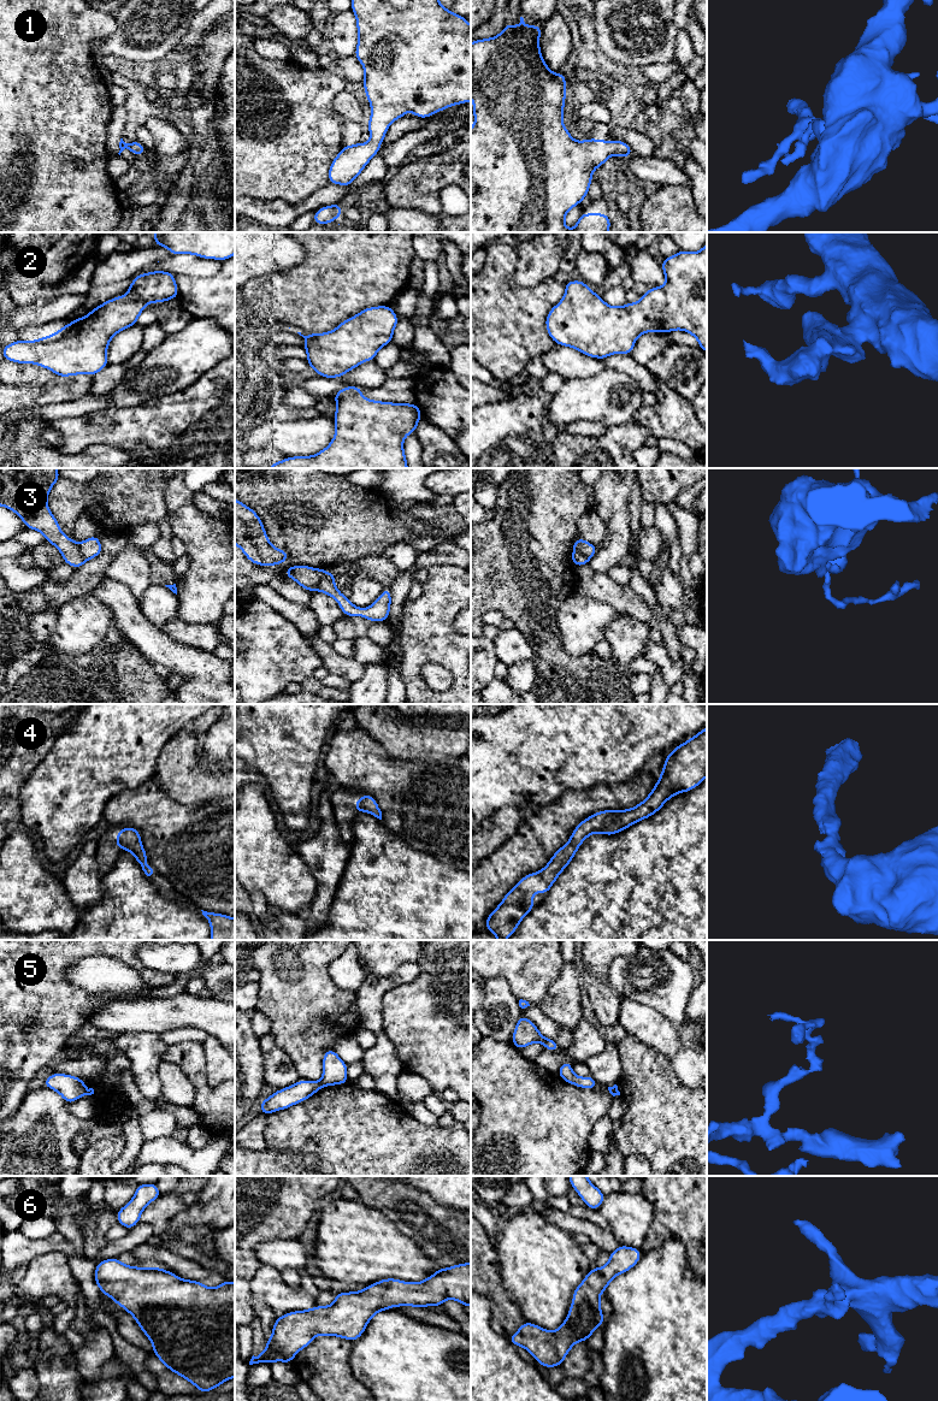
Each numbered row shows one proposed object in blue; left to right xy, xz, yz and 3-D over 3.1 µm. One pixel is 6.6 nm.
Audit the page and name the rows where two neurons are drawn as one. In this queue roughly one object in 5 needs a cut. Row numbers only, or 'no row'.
3, 5

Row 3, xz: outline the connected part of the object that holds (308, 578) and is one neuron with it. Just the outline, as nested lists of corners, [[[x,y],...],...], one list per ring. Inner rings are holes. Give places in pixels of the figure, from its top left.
[[[299,564],[291,566],[290,568],[283,572],[290,579],[294,579],[301,587],[306,589],[309,592],[317,590],[324,569],[312,568],[308,566]]]

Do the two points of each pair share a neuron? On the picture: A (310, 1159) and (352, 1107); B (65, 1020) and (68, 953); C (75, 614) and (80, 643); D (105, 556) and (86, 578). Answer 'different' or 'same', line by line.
A: different
B: same
C: same
D: same

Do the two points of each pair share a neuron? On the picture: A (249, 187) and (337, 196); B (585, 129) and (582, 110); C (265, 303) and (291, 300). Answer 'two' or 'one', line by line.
A: two
B: two
C: one

